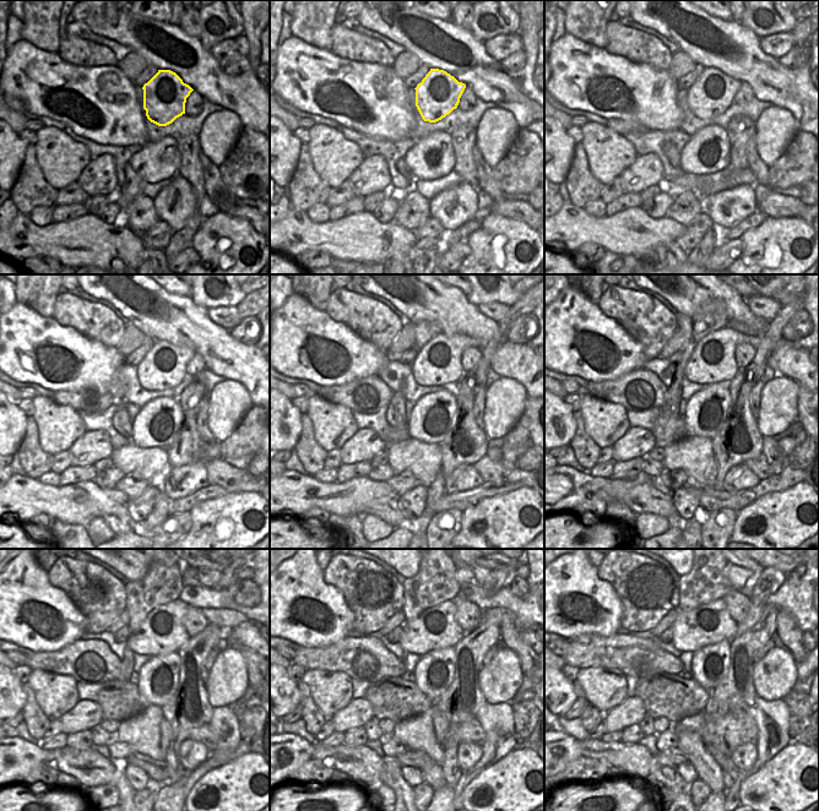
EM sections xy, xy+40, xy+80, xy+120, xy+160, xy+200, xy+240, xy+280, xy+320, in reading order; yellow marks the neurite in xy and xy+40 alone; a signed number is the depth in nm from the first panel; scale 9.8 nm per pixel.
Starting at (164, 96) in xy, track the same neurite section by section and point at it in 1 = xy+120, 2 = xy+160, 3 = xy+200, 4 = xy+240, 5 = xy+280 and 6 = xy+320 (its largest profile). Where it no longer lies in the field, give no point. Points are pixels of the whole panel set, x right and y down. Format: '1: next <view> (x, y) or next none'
1: next xy+120 (164, 366)
2: next xy+160 (438, 363)
3: next xy+200 (712, 360)
4: next xy+240 (162, 631)
5: next xy+280 (437, 627)
6: next xy+320 (708, 624)

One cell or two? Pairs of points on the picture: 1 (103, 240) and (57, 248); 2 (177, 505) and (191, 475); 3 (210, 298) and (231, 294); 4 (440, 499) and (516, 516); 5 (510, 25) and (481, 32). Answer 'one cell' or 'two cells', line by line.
1: one cell
2: two cells
3: one cell
4: two cells
5: one cell

